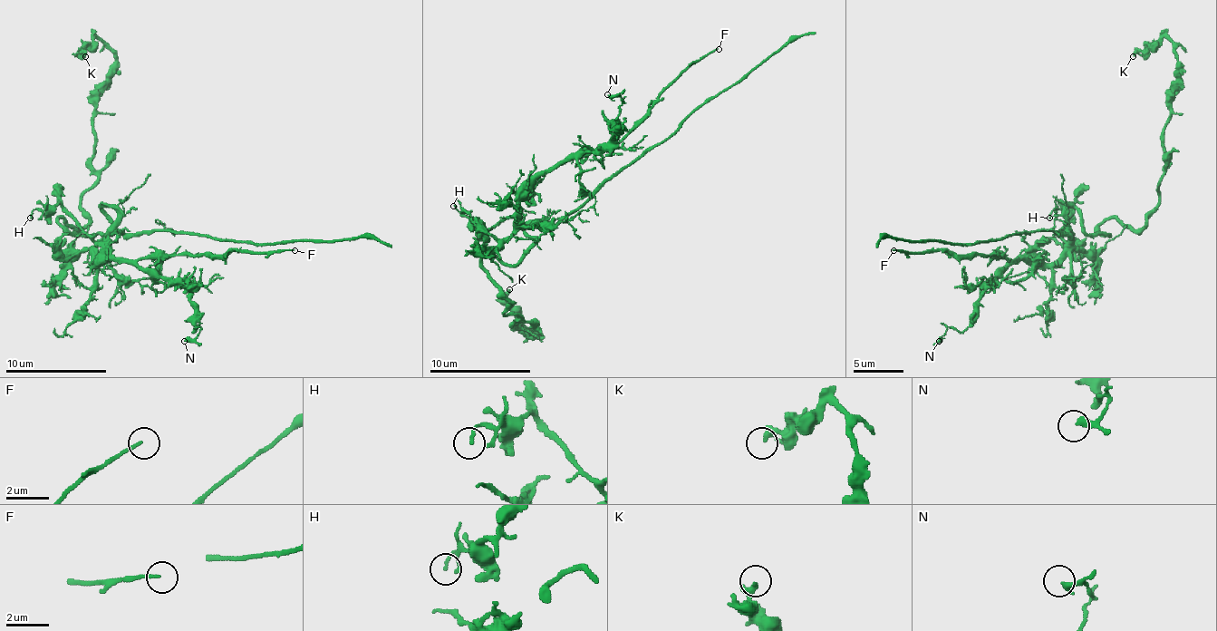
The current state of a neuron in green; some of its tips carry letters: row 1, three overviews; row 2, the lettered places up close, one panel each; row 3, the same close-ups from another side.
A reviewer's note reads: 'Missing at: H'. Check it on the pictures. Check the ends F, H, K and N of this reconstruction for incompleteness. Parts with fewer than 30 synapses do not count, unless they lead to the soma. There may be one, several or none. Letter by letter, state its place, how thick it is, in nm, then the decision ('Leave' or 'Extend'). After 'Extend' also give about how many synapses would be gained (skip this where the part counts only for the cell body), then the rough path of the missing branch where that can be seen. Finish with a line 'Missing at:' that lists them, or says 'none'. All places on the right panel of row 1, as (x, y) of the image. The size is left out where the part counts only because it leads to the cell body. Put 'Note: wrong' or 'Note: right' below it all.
F: Place: (893, 250). Thickness 120 nm. Leave
H: Place: (1049, 218). Thickness 120 nm. Leave
K: Place: (1133, 56). Thickness 320 nm. Leave
N: Place: (939, 341). Thickness 220 nm. Leave
Missing at: none
Note: wrong

